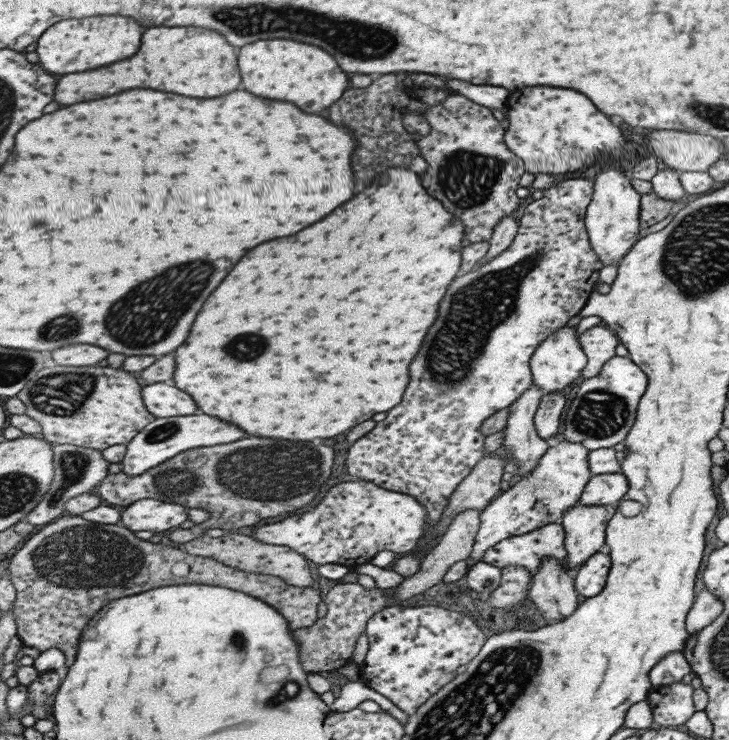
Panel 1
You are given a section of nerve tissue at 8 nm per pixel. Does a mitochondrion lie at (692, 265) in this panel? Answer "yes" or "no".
yes

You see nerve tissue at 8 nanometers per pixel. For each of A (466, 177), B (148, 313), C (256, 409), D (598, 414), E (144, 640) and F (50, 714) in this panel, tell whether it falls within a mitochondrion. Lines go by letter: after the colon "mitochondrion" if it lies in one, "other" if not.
A: mitochondrion
B: mitochondrion
C: other
D: mitochondrion
E: other
F: other

